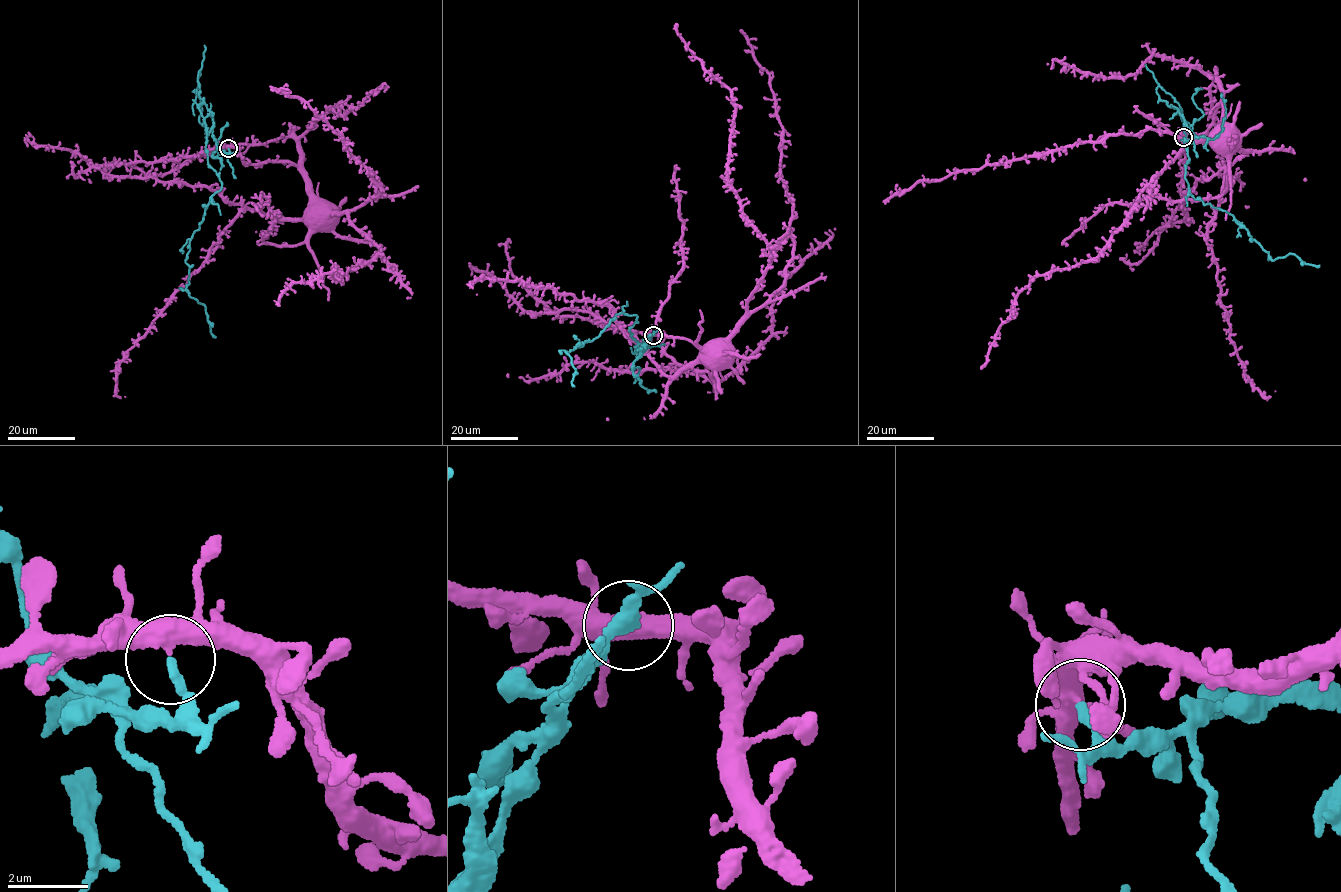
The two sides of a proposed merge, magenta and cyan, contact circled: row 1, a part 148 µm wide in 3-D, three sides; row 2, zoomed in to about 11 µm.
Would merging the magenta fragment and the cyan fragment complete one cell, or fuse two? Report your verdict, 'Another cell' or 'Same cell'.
Another cell

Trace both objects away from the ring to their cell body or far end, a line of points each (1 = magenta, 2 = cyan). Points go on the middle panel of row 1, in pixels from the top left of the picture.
1: (653, 335), (680, 365), (710, 374), (782, 286), (792, 256), (783, 126), (769, 74), (740, 29)
2: (653, 334), (642, 347), (629, 329), (636, 315), (617, 314), (600, 335), (565, 351), (575, 371), (574, 386)

